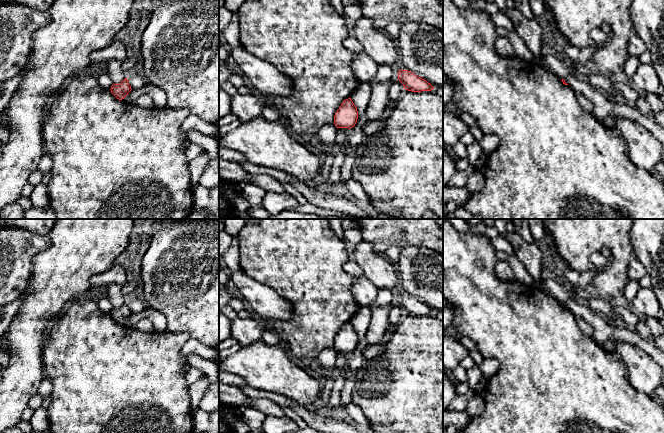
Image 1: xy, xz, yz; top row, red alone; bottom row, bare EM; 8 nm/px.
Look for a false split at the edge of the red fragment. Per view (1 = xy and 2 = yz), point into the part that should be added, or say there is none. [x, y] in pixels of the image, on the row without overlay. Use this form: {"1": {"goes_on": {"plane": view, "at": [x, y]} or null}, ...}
{"1": {"goes_on": null}, "2": {"goes_on": null}}

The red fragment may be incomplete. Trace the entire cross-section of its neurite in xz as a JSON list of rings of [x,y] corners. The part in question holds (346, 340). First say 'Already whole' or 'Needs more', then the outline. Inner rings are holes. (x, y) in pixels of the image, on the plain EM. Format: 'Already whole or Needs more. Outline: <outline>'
Already whole. Outline: [[[351,322],[343,325],[334,340],[334,348],[337,352],[352,352],[358,343],[358,335]]]

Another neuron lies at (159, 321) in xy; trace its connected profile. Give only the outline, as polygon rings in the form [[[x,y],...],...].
[[[146,306],[140,313],[131,314],[127,321],[131,328],[135,328],[137,323],[143,318],[147,318],[152,322],[154,331],[156,332],[163,332],[168,330],[166,317],[161,312],[148,306]]]

